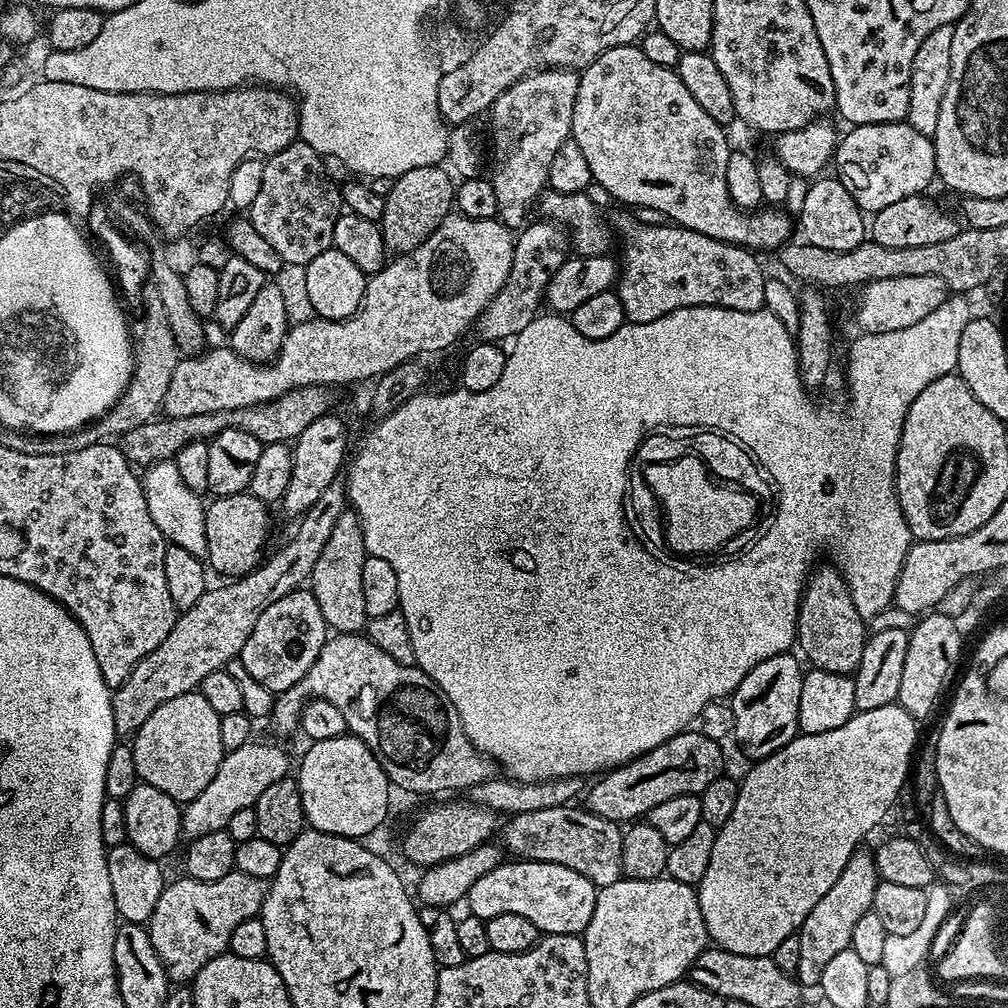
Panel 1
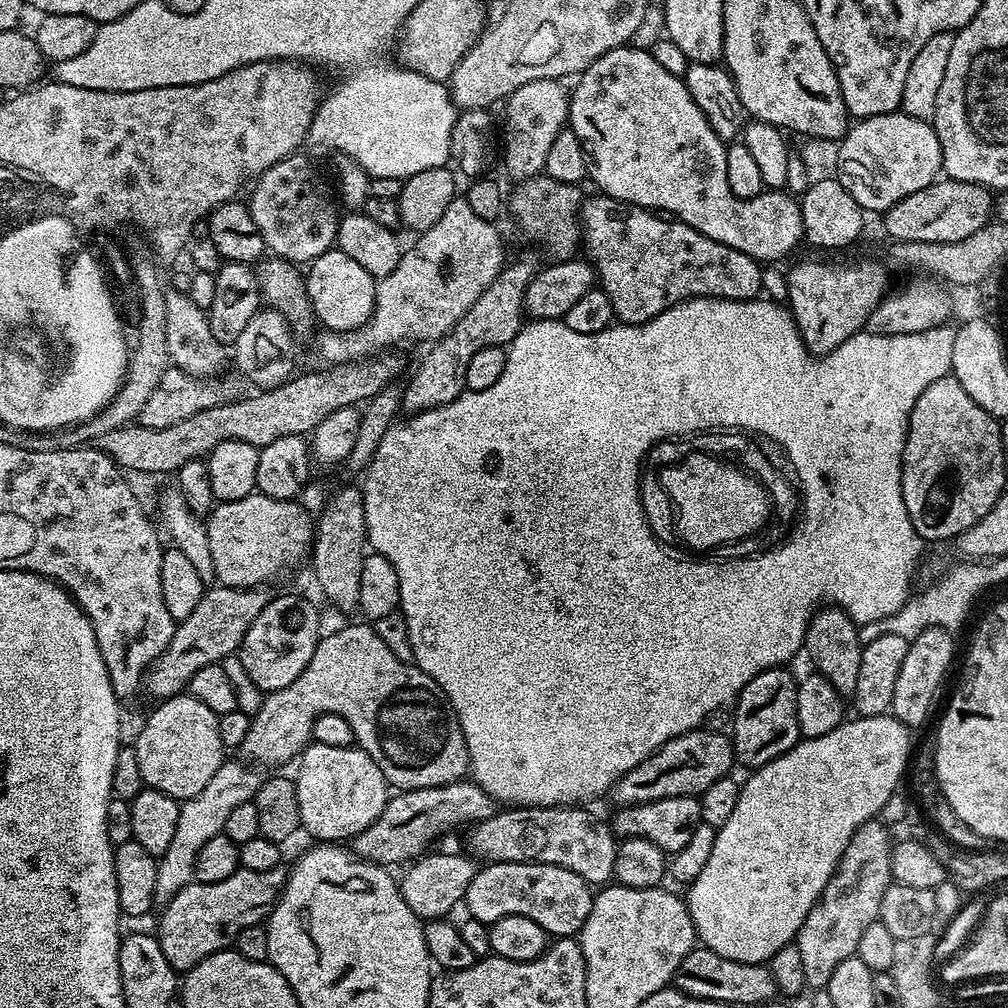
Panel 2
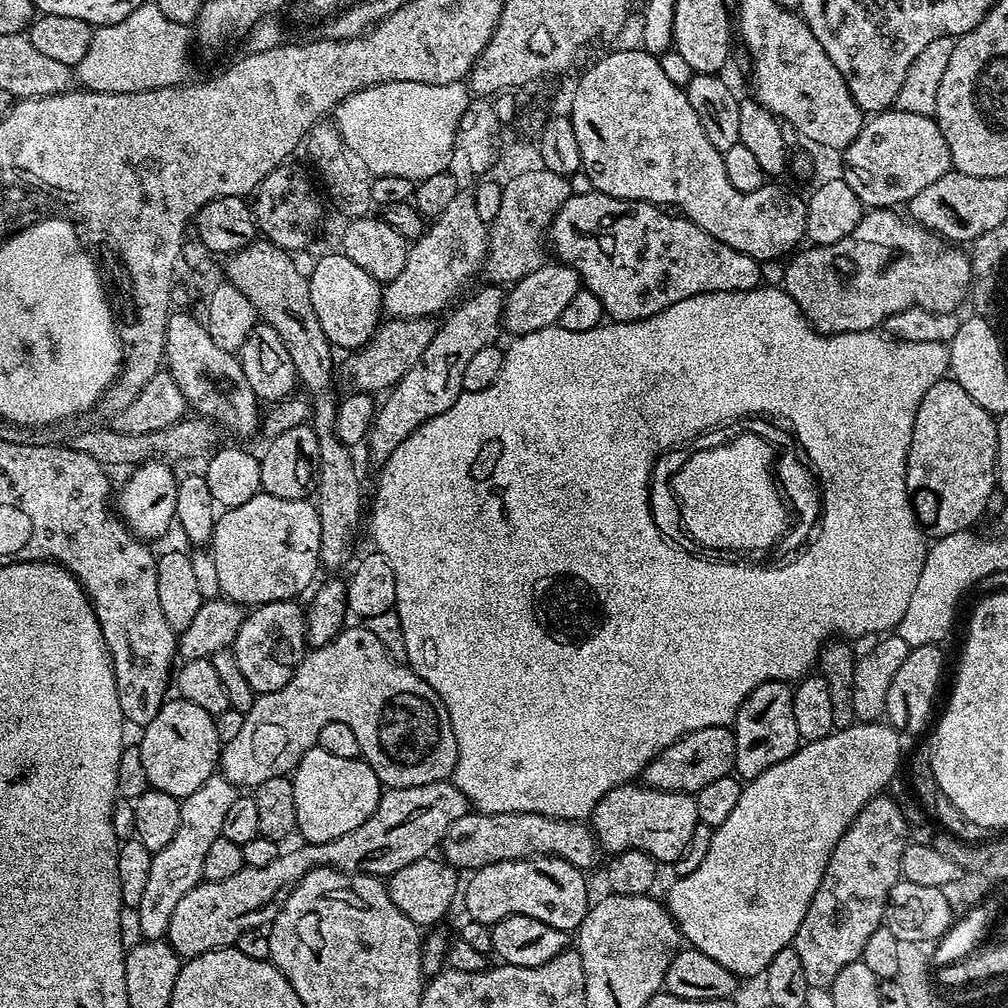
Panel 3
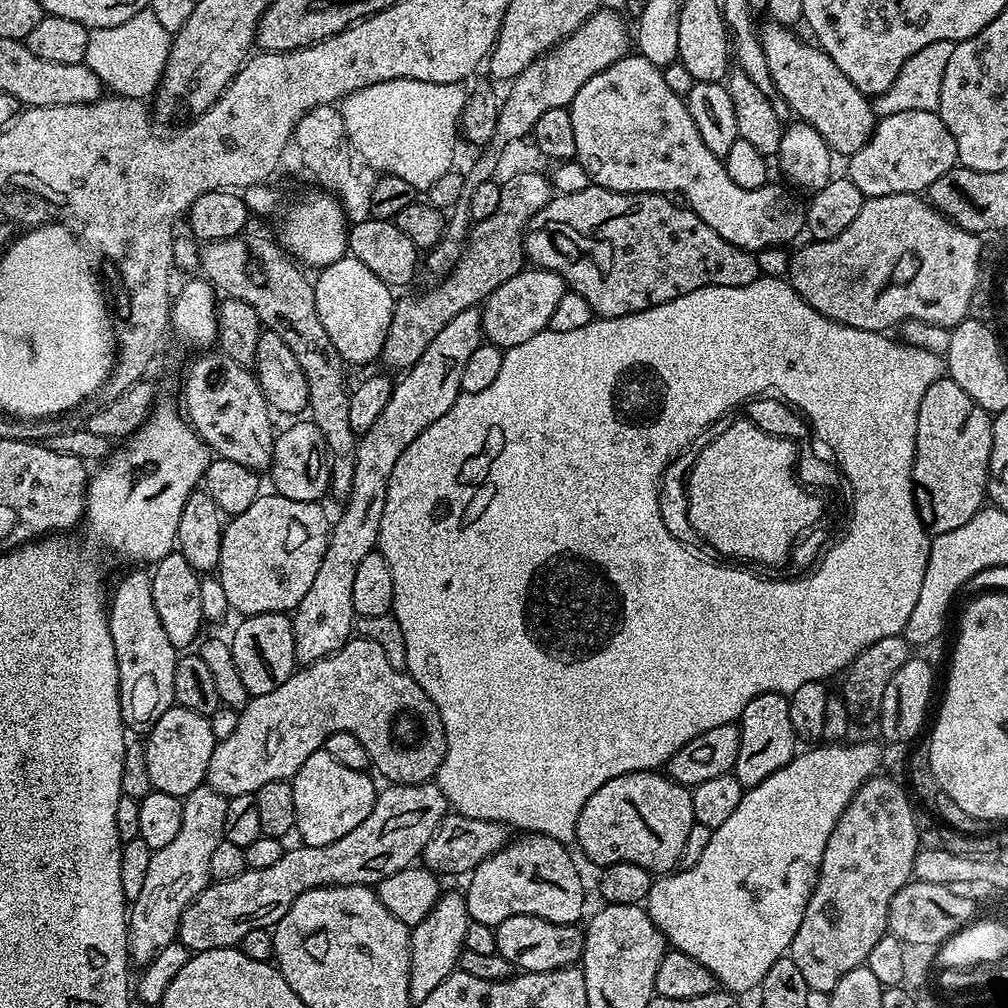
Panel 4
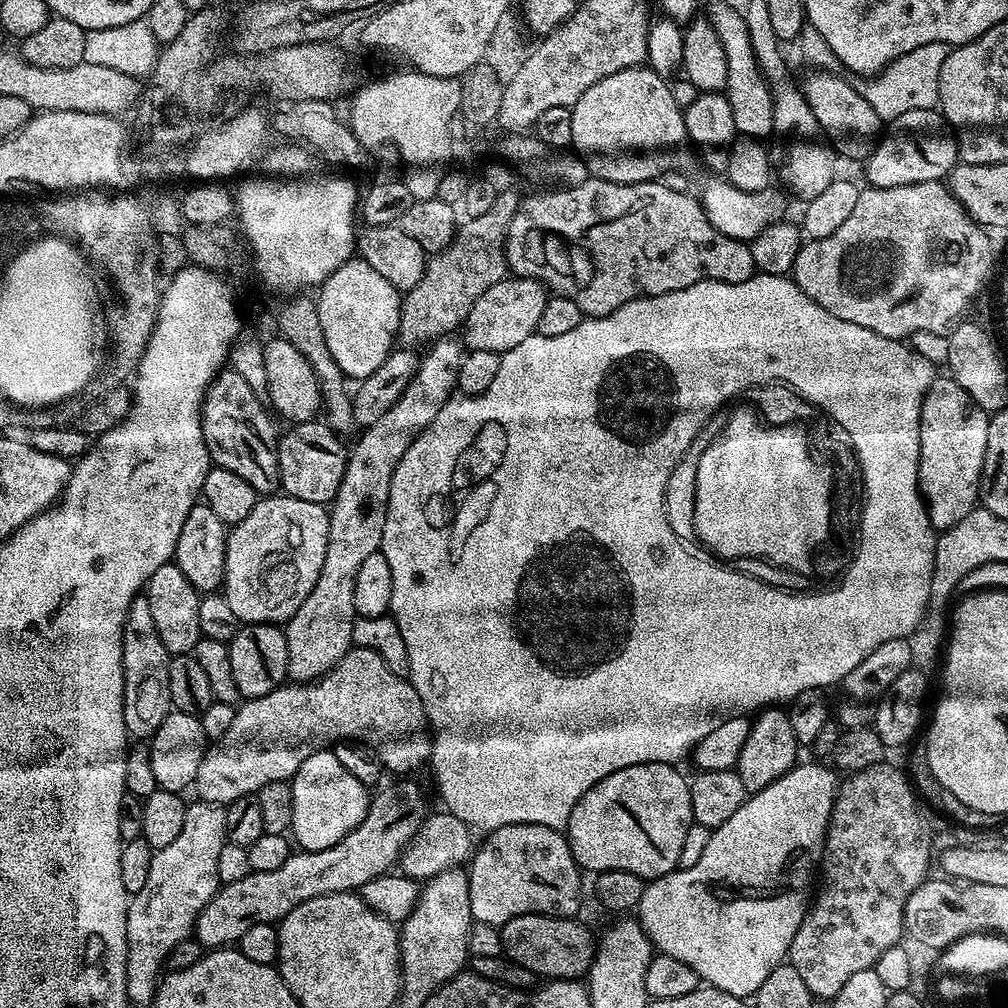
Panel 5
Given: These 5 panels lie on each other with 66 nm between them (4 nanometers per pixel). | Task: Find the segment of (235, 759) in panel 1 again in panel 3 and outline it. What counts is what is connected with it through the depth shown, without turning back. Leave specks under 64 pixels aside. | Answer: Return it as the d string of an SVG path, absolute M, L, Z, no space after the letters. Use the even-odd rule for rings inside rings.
M213 774L194 790L194 794L180 800L180 817L178 818L178 834L174 834L170 846L162 846L162 850L153 852L150 862L150 879L146 881L146 890L142 894L140 907L135 909L136 924L140 927L144 940L159 940L167 937L170 926L170 914L174 914L174 906L178 906L182 894L186 894L195 884L202 880L202 862L214 838L221 836L222 821L230 811L238 795L238 789L219 774Z

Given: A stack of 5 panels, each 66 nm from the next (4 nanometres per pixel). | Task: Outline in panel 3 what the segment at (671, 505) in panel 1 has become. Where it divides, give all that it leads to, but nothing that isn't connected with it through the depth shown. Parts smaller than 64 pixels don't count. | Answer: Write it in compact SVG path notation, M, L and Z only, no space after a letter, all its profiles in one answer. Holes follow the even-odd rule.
M741 431L724 444L716 445L713 448L693 451L689 455L686 466L682 466L678 470L678 474L674 474L674 478L672 479L672 489L680 503L684 528L688 531L689 537L693 541L697 540L704 548L721 548L724 552L764 552L767 548L774 547L783 538L784 531L788 528L790 508L780 491L779 483L774 475L774 452L772 456L771 446L762 437L755 436L752 432L743 432Z

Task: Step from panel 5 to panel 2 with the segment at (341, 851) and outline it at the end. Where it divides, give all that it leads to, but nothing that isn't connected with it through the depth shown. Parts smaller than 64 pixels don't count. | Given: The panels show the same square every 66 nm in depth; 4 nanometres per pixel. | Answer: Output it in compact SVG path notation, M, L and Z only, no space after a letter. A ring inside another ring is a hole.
M468 778L450 782L446 786L400 790L389 799L374 823L352 837L350 848L361 860L368 860L372 864L404 866L425 855L443 832L448 832L459 824L477 824L478 821L493 816L497 810L497 800ZM240 867L234 874L230 874L230 878L222 878L222 882L193 882L178 890L172 895L170 902L163 905L161 912L164 913L160 916L158 939L162 954L166 954L166 962L170 962L170 966L176 969L177 973L183 974L190 971L202 958L225 951L235 941L237 934L246 930L246 926L264 924L267 921L287 880L288 872L283 867L274 870L246 870Z

